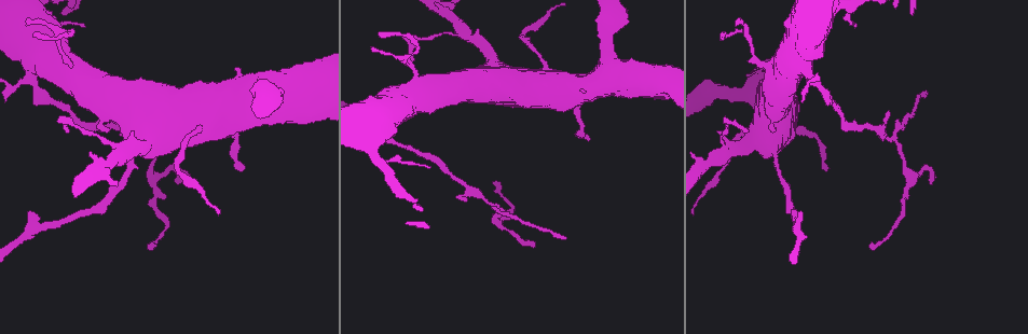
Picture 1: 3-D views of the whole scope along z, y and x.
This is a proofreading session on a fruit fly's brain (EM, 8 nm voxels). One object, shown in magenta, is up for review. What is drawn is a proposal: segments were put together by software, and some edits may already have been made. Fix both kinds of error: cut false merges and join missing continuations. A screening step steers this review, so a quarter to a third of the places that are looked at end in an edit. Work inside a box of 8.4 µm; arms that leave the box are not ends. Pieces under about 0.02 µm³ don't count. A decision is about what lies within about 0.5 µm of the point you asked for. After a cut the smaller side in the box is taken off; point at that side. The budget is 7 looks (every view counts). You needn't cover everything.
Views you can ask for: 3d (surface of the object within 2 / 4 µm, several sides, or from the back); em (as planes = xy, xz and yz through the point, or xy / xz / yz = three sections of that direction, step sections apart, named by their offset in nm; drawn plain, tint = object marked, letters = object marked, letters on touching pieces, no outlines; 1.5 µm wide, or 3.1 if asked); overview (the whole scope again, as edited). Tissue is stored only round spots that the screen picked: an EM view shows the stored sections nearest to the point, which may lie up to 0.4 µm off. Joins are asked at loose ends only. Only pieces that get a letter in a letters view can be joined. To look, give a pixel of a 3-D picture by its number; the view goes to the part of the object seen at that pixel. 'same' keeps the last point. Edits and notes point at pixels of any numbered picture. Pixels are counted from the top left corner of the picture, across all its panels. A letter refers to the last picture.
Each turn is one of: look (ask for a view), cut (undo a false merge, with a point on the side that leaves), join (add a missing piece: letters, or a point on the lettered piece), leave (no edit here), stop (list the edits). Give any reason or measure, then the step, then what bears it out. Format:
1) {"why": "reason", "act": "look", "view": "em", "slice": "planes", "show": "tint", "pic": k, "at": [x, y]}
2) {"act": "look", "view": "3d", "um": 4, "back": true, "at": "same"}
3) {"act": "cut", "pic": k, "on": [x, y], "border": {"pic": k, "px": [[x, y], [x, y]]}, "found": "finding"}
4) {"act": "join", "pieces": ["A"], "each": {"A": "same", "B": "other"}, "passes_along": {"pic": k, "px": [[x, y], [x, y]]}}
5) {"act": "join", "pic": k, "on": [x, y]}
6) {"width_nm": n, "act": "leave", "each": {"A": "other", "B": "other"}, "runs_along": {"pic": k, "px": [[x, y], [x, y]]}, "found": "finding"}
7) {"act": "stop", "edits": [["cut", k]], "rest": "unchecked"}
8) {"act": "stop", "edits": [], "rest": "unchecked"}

{"why": "branch stops here", "act": "look", "view": "em", "slice": "xy", "step": 4, "show": "tint", "pic": 1, "at": [497, 181]}

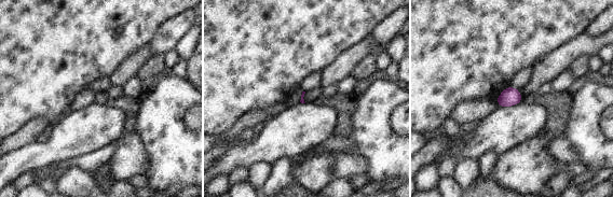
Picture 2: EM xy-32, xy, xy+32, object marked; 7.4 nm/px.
{"why": "another direction", "act": "look", "view": "em", "slice": "planes", "show": "letters", "at": "same"}

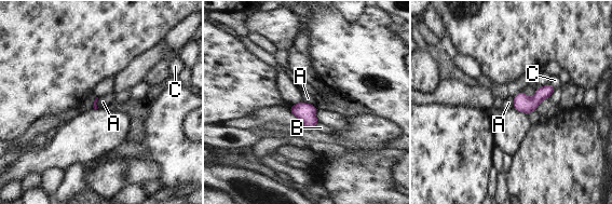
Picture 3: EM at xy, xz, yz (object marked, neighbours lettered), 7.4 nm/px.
{"act": "leave", "each": {"A": "other", "B": "other", "C": "other"}, "found": "none of them fits"}

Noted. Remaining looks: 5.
{"why": "thin end", "act": "look", "view": "em", "slice": "planes", "show": "letters", "pic": 1, "at": [589, 138]}

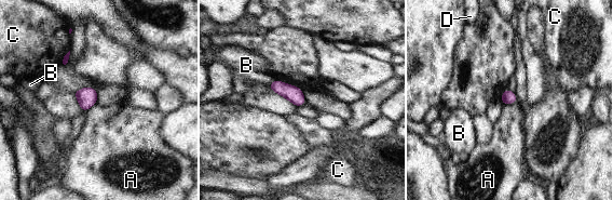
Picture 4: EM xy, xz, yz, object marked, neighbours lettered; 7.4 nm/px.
{"act": "leave", "each": {"A": "other", "B": "other", "C": "other", "D": "other"}, "border": {"pic": 4, "px": [[516, 101], [504, 105]]}, "found": "no lettered piece goes on from it"}

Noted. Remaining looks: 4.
{"why": "thin end", "act": "look", "view": "em", "slice": "yz", "step": 4, "show": "tint", "pic": 1, "at": [371, 48]}

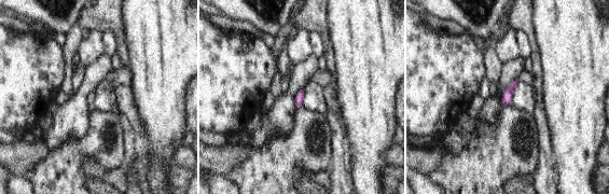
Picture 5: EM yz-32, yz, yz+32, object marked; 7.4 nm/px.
{"act": "look", "view": "em", "slice": "planes", "show": "tint", "at": "same"}

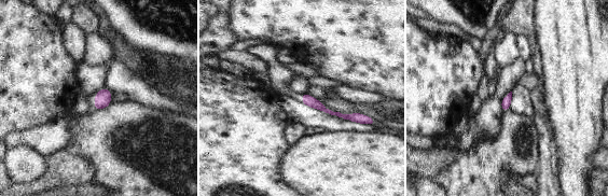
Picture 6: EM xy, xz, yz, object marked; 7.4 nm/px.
{"why": "what lies round it", "act": "look", "view": "em", "slice": "planes", "show": "letters", "at": "same"}

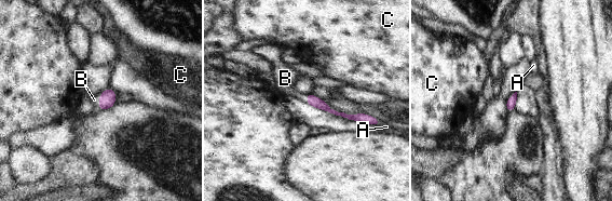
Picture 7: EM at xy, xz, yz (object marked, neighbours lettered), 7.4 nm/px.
{"act": "join", "pieces": ["B"], "each": {"A": "other", "B": "same", "C": "other"}, "found": "it goes on there"}

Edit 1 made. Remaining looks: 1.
{"act": "stop", "edits": [["join", 7]], "rest": "unchecked"}

